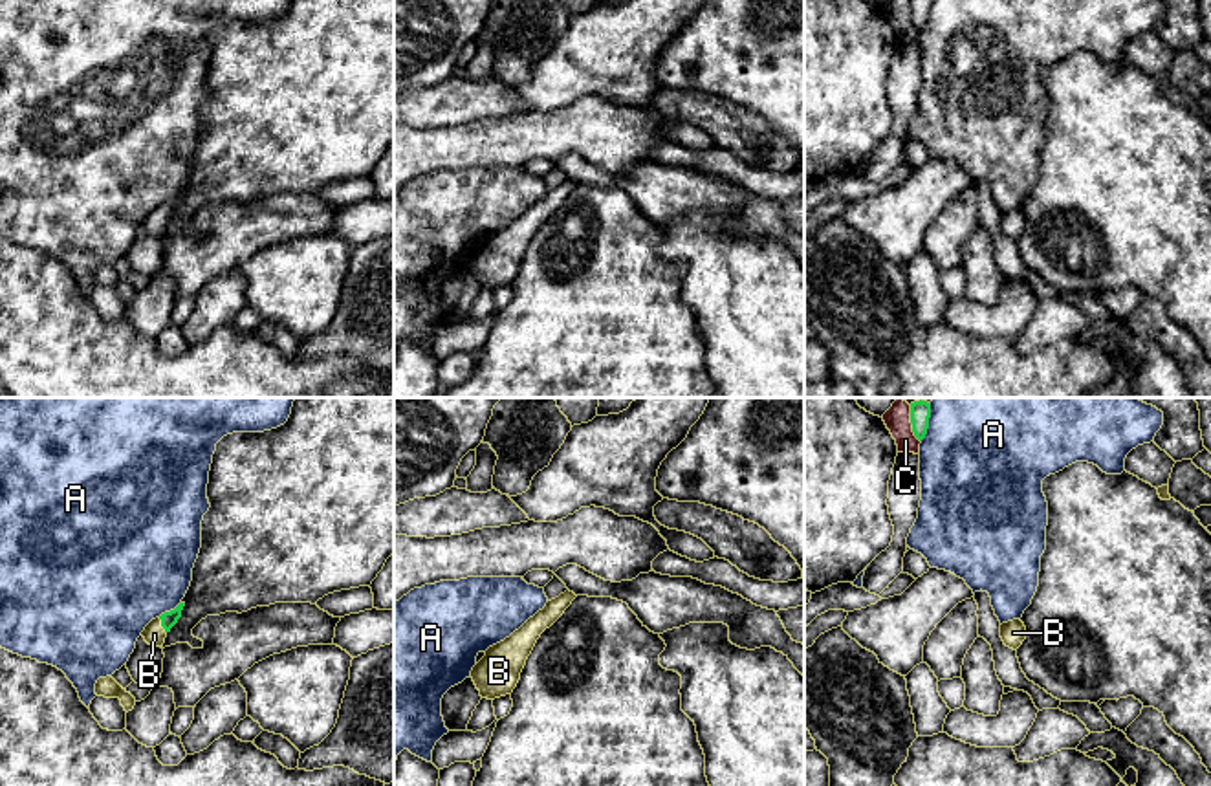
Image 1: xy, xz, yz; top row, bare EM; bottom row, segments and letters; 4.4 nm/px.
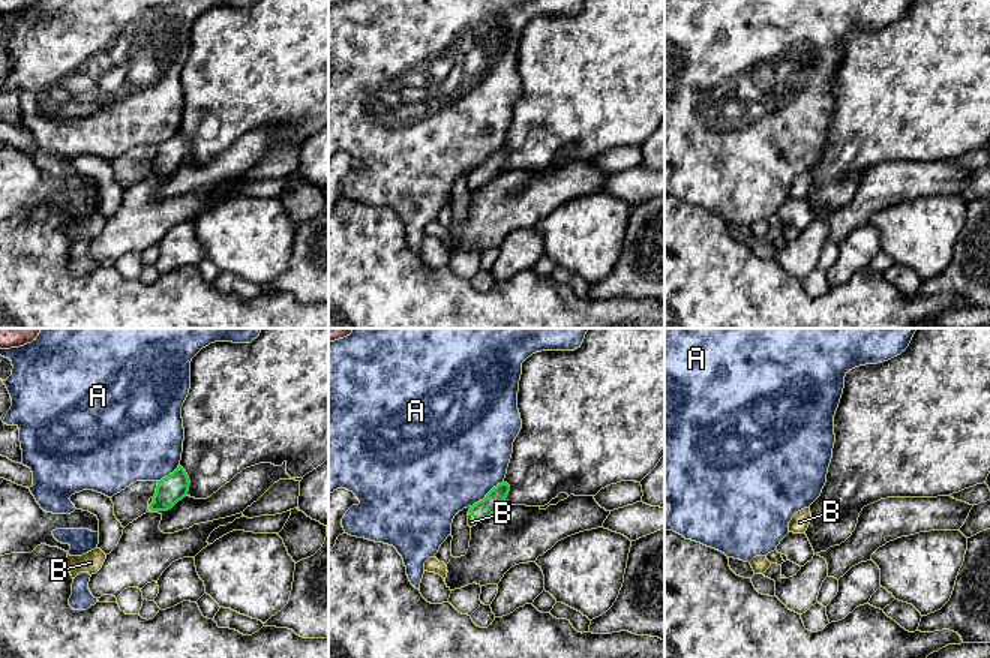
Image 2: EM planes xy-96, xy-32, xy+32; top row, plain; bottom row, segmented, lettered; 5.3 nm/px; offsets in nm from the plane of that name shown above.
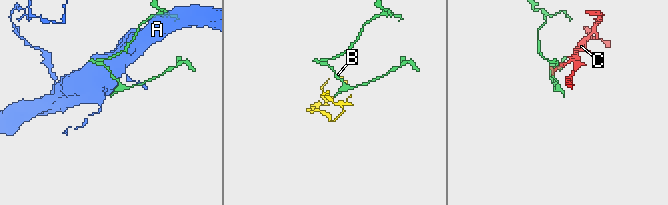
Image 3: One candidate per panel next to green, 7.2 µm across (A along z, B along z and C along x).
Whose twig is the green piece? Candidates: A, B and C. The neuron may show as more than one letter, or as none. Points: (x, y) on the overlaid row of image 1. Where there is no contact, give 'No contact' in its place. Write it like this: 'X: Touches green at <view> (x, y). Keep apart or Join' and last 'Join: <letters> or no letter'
A: Touches green at xy (171, 611). Keep apart
B: Touches green at xy (162, 625). Join
C: Touches green at yz (911, 422). Keep apart
Join: B

